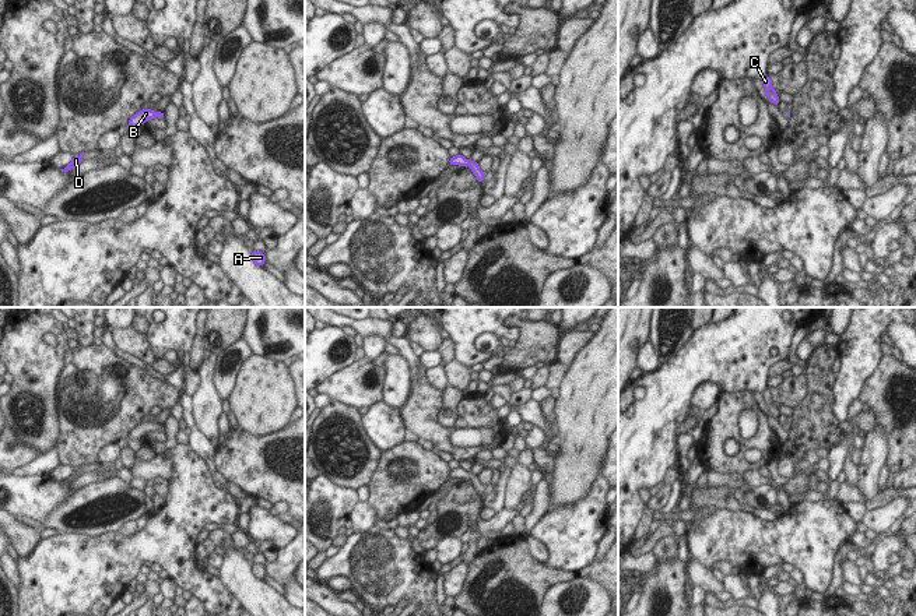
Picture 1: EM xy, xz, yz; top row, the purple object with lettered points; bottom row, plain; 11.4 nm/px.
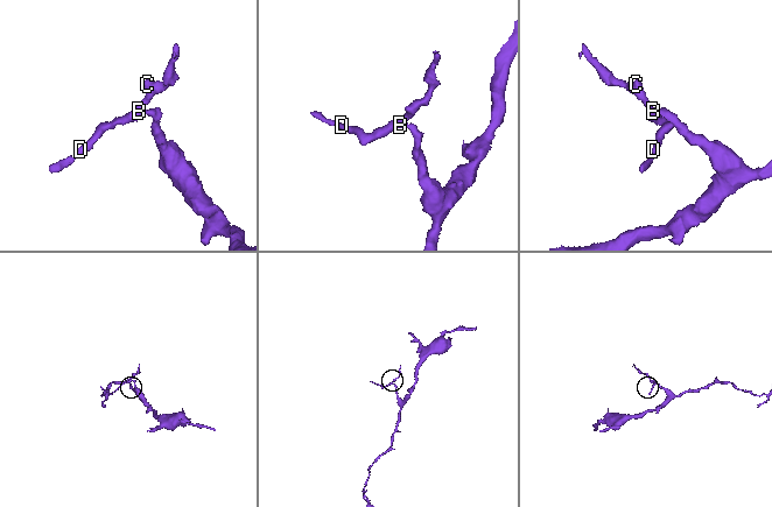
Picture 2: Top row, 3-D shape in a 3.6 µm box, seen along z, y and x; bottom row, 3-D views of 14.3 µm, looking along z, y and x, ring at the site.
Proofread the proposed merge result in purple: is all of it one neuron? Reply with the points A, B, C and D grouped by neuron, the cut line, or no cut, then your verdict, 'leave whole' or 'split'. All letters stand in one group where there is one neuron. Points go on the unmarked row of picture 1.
groups A B C D; cut none; leave whole

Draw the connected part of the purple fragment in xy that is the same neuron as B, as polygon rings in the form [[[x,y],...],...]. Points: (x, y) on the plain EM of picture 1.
[[[143,422],[130,430],[130,433],[127,434],[127,439],[140,440],[141,437],[145,437],[147,433],[151,433],[154,430],[165,432],[165,427],[162,425],[154,425],[152,422]]]

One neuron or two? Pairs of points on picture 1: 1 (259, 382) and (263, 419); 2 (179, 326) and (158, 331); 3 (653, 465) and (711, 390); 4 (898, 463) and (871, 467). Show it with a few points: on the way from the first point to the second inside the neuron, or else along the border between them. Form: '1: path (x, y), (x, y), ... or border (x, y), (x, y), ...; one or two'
1: path (263, 391), (263, 409); one
2: path (174, 331), (164, 331); one
3: border (720, 390), (712, 382), (704, 382), (690, 402); two
4: border (884, 432), (887, 443), (885, 464); two

